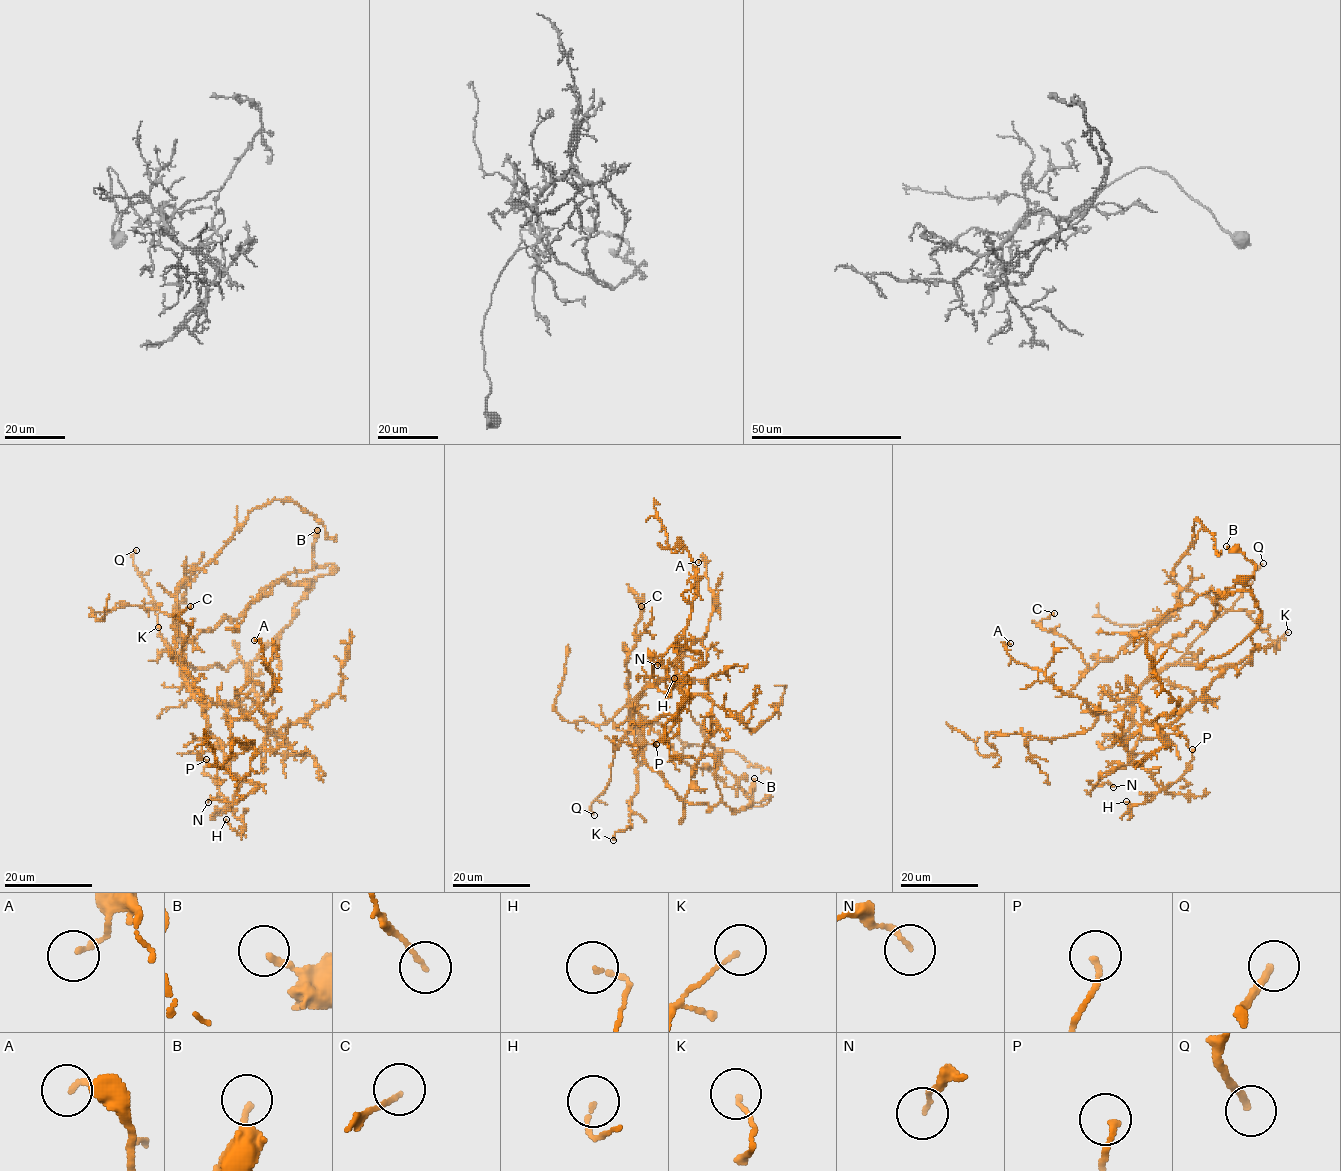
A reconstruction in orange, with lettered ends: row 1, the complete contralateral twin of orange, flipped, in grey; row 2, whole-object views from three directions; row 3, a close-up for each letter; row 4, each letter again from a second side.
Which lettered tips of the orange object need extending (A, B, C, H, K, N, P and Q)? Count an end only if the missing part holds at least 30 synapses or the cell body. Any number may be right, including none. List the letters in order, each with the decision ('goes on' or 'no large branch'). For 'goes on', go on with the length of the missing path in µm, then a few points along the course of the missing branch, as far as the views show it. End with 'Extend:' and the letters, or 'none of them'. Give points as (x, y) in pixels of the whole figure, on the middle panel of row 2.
A: no large branch
B: no large branch
C: no large branch
H: no large branch
K: no large branch
N: no large branch
P: no large branch
Q: goes on; missing 70 µm
Extend: Q

